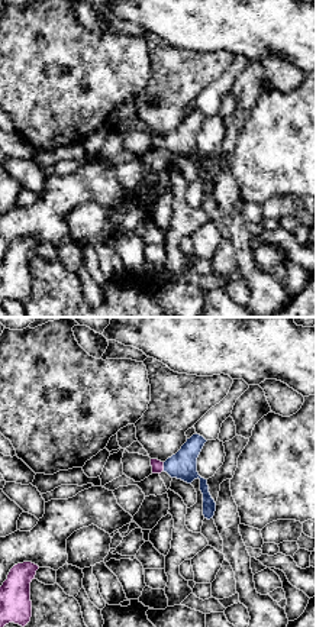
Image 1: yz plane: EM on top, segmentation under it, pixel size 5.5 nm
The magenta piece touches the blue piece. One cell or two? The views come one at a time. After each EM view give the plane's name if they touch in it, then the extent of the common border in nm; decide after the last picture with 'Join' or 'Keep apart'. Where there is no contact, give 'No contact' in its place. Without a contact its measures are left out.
Touches magenta in yz. Shared border 50 nm

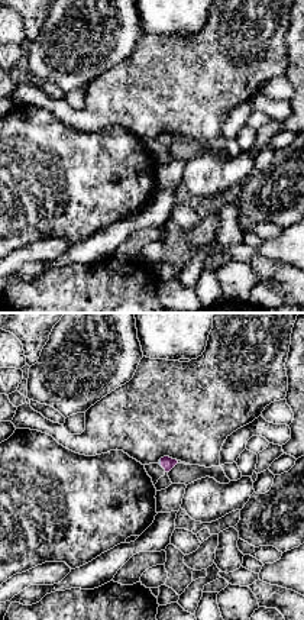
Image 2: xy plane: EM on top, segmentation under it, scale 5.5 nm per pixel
Touches magenta in xy. Shared border 30 nm

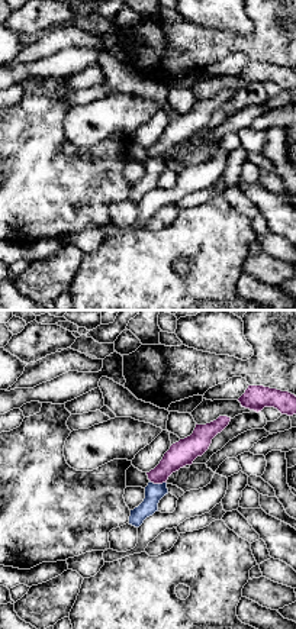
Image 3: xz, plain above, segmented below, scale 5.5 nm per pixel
Touches magenta in xz. Shared border 100 nm

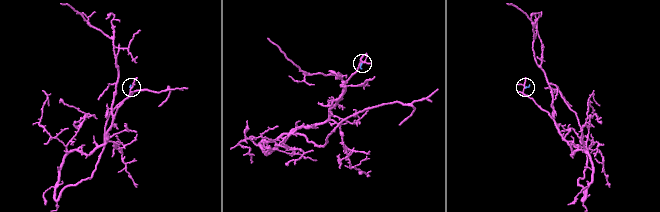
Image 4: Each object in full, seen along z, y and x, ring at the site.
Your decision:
Join

